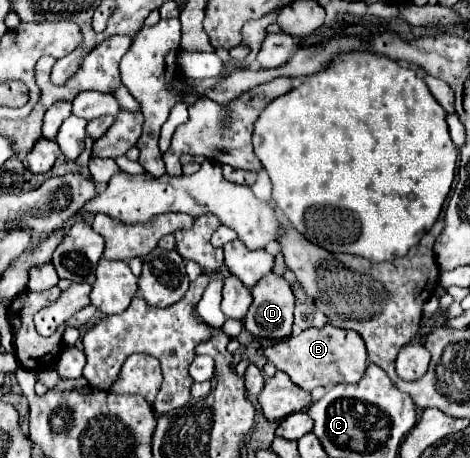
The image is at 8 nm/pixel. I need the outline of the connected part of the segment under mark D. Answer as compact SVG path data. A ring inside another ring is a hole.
M267 273L253 289L253 303L245 315L245 329L261 339L285 339L291 335L295 295L289 283Z

